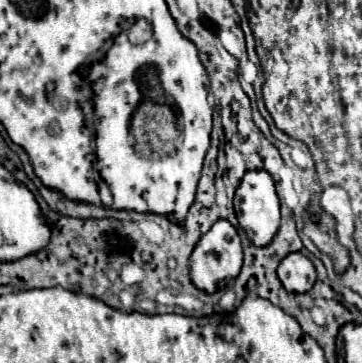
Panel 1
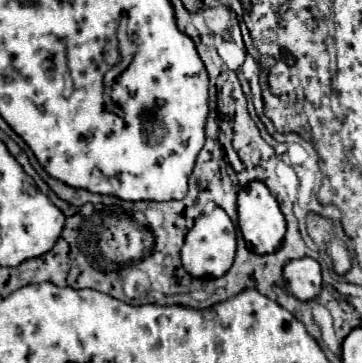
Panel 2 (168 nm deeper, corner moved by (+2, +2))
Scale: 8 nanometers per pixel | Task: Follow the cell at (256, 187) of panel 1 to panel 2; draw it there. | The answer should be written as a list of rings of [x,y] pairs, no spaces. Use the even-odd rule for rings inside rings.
[[[250,181],[244,189],[240,189],[240,193],[238,193],[238,227],[246,239],[246,247],[258,255],[272,253],[282,243],[284,233],[286,233],[286,221],[278,207],[276,197],[270,193],[270,189],[262,181]]]

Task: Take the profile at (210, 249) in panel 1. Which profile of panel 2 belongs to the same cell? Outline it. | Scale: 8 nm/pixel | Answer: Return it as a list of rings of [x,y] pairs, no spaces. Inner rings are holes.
[[[216,207],[210,215],[200,215],[194,227],[186,235],[186,243],[182,247],[182,265],[184,269],[200,279],[200,277],[222,277],[234,263],[236,255],[236,229],[224,209]]]

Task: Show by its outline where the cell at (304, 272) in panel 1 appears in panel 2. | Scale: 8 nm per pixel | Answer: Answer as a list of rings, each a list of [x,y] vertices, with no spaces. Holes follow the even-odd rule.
[[[312,257],[292,259],[284,267],[284,279],[286,289],[300,301],[314,299],[320,293],[322,277],[320,277],[320,265]]]

